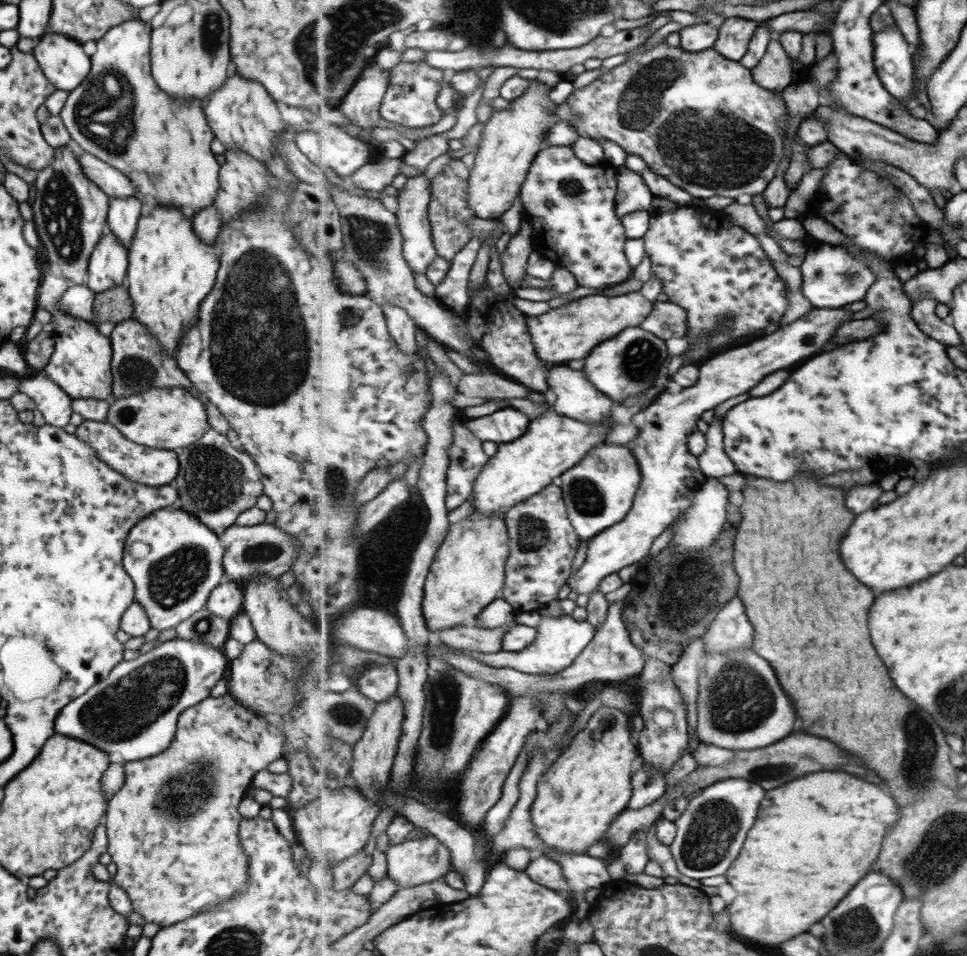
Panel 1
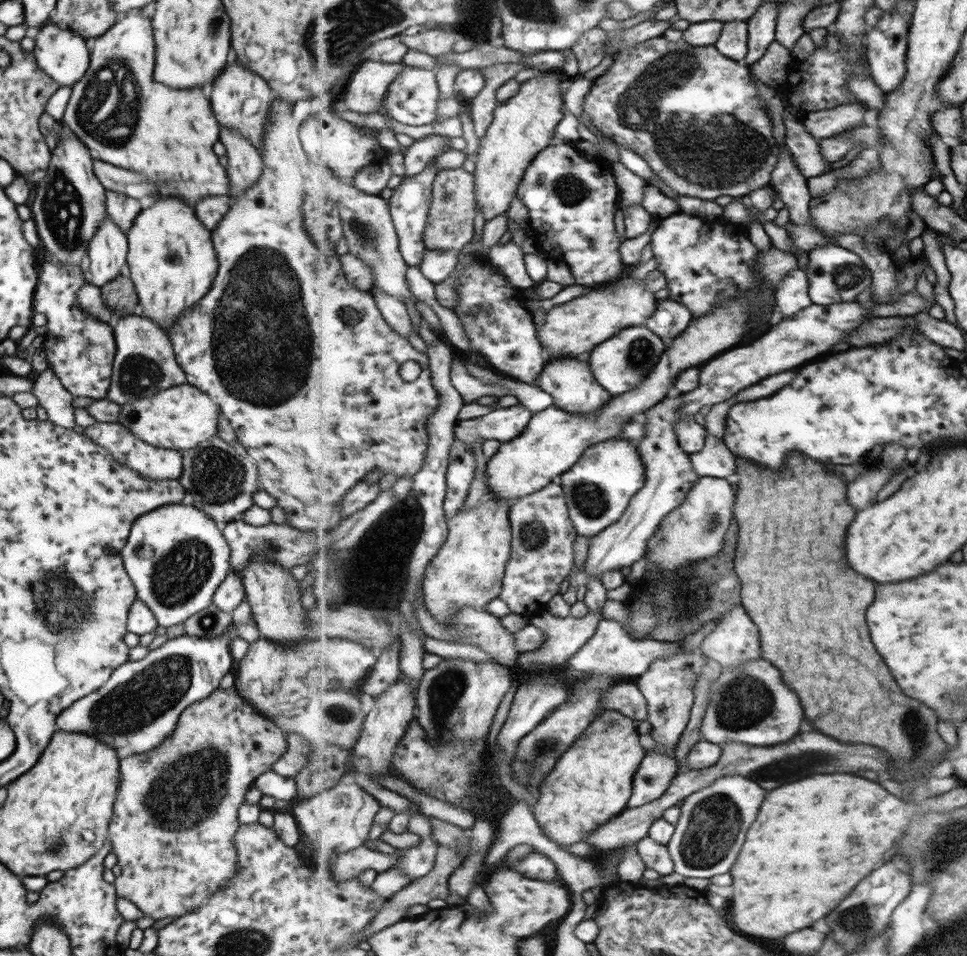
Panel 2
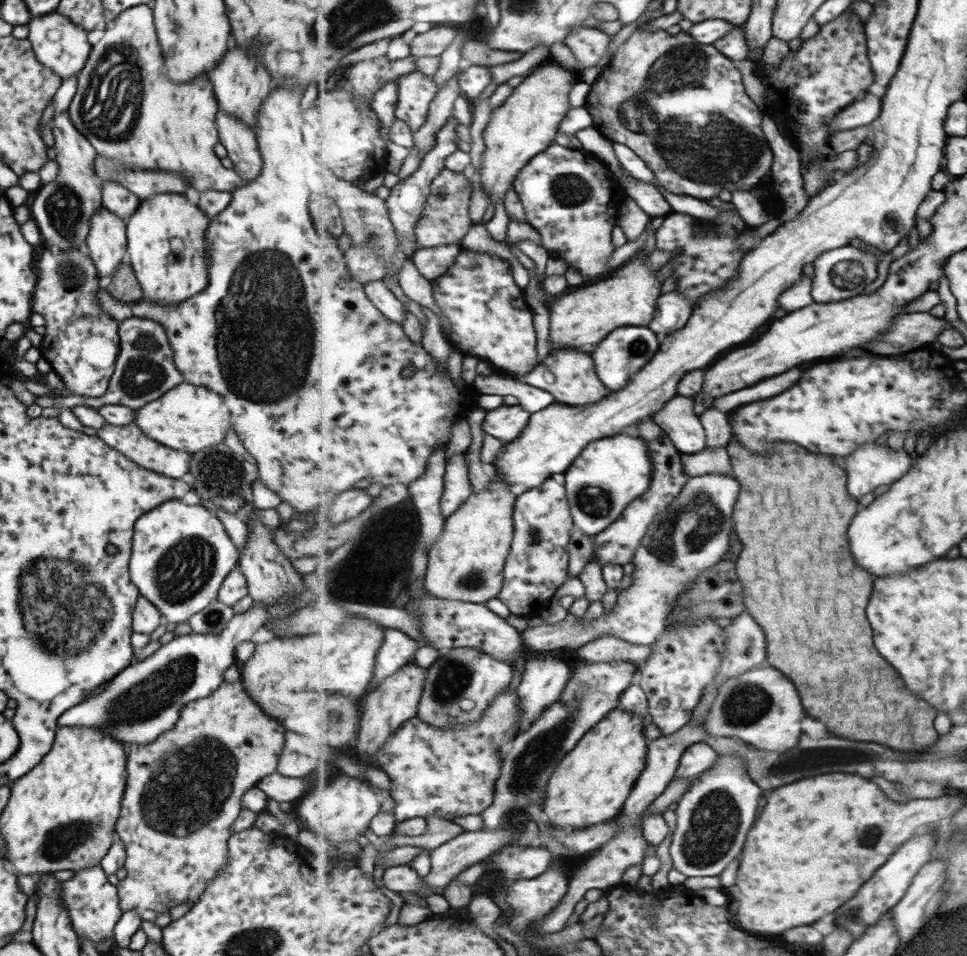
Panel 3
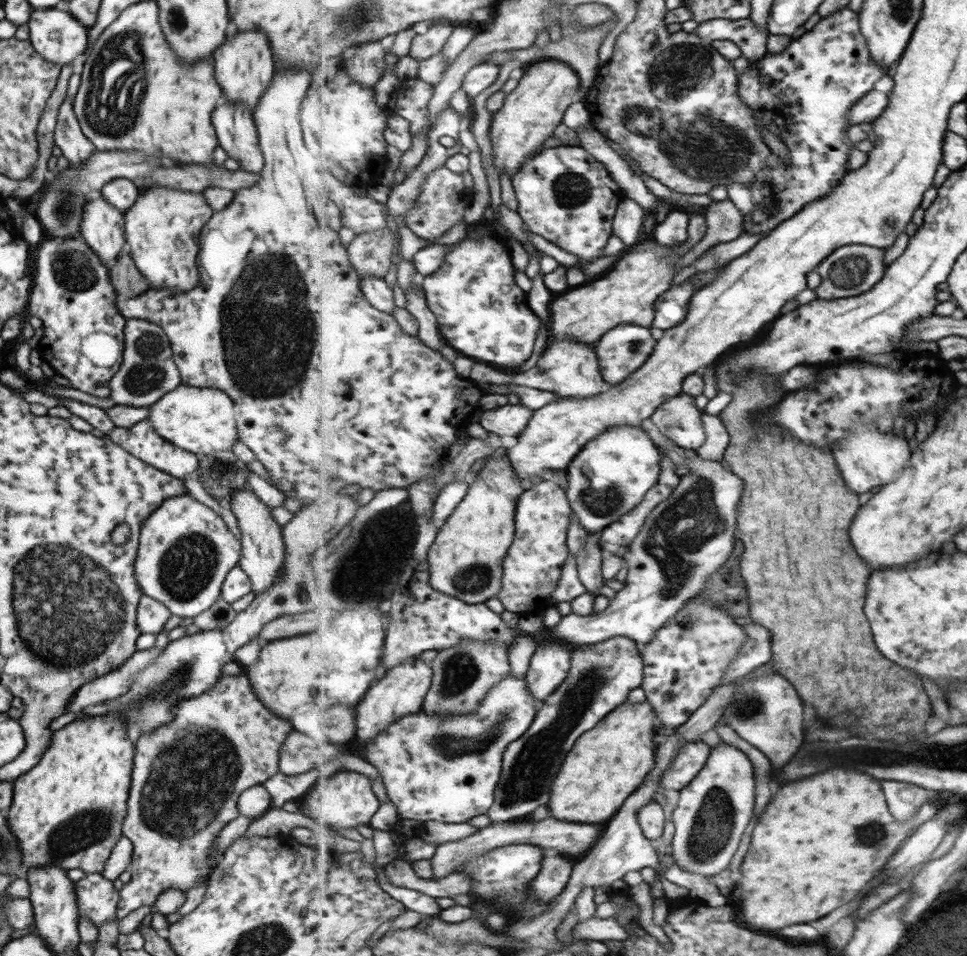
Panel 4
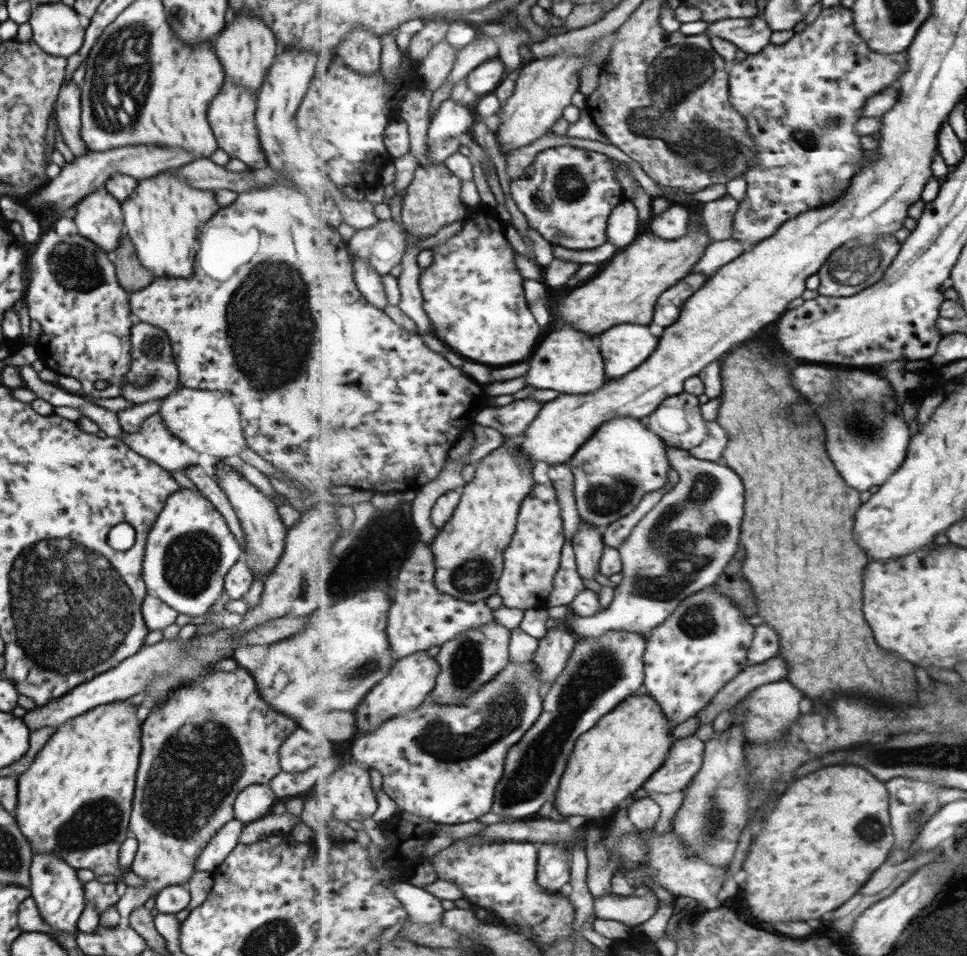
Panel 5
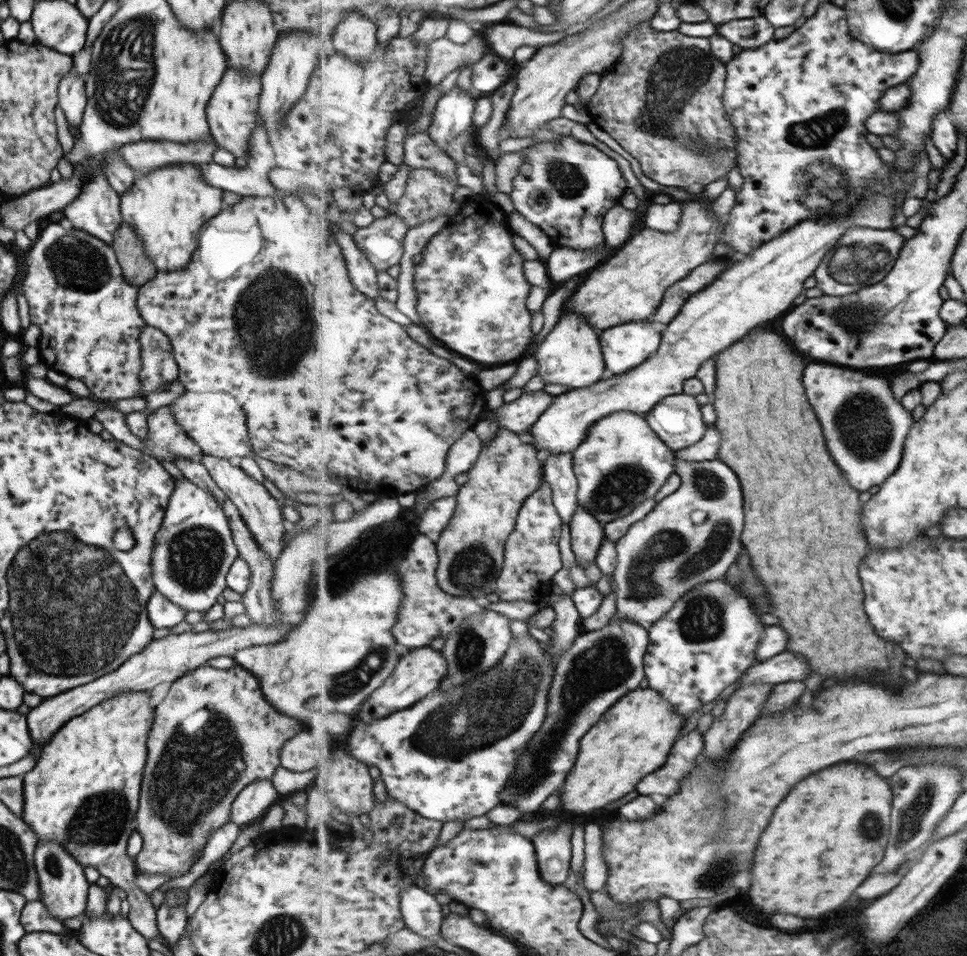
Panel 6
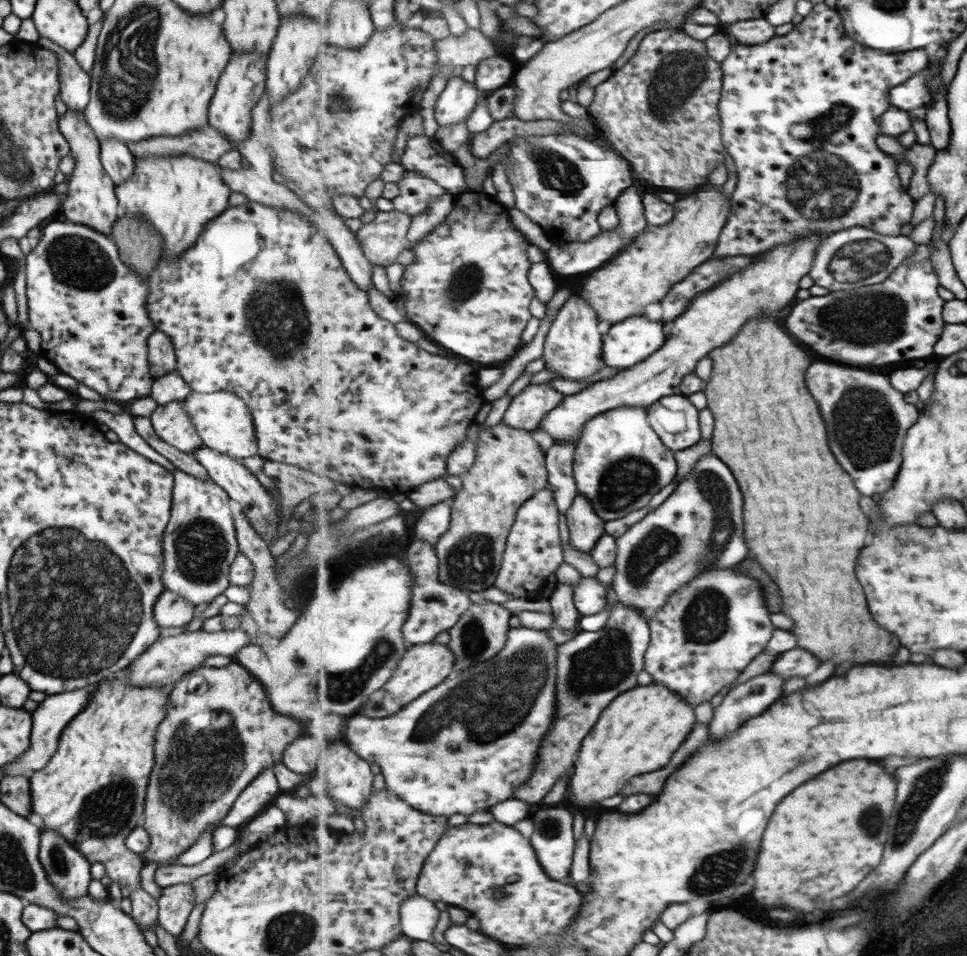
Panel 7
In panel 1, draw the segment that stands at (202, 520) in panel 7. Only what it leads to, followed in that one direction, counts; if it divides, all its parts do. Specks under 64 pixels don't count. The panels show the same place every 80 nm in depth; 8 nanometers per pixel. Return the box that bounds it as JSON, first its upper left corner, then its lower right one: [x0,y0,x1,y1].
[122,506,223,631]

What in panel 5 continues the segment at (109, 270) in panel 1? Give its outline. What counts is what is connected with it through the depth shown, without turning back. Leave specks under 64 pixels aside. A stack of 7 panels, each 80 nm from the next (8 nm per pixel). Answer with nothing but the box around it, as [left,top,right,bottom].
[73,186,123,254]

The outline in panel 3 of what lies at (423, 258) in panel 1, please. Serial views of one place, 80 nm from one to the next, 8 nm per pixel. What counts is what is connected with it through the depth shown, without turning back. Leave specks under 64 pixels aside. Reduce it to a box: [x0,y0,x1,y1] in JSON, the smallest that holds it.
[387,118,459,260]

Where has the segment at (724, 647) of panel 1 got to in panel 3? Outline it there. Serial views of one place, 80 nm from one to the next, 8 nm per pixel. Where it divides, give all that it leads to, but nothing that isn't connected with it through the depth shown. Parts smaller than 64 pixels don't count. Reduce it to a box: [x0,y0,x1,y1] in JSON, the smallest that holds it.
[717,614,767,684]

